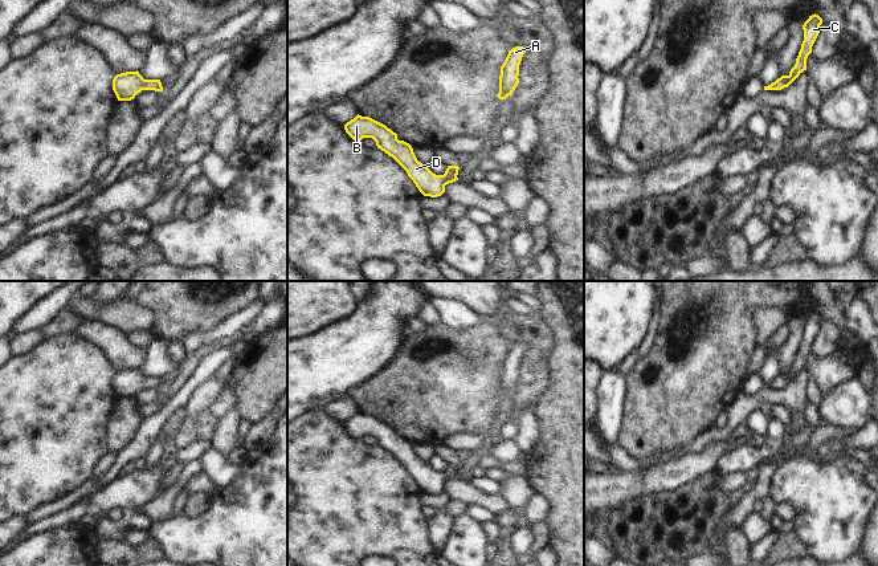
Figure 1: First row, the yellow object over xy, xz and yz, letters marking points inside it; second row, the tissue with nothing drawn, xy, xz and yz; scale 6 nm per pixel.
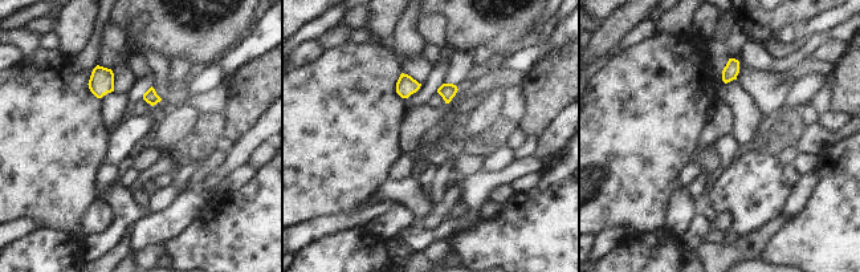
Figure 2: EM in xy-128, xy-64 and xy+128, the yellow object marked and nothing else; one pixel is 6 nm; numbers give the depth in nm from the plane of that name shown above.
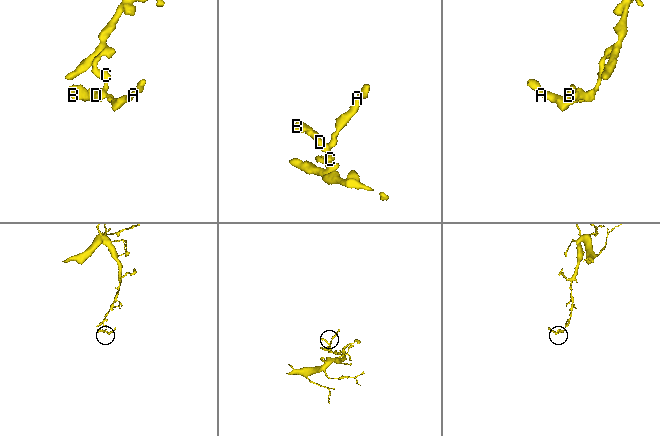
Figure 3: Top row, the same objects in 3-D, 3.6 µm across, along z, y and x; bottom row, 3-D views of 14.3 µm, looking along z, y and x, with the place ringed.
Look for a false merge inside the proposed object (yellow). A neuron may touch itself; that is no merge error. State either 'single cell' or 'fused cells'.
single cell

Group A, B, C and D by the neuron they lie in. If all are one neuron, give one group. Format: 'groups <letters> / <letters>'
groups A B C D

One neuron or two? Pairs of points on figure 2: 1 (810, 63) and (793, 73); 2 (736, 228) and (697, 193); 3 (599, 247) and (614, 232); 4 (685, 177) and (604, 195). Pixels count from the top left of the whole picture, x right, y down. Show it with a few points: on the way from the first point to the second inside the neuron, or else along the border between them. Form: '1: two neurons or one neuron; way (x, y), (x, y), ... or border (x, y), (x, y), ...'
1: one neuron; way (806, 65), (797, 70)
2: two neurons; border (705, 193), (701, 203)
3: one neuron; way (603, 243), (610, 236)
4: two neurons; border (691, 161), (681, 169), (677, 185)

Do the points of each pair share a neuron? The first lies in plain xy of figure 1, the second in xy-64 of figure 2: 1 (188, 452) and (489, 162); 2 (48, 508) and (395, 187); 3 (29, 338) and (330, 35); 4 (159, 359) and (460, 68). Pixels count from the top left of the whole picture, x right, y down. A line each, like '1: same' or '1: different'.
1: different
2: same
3: different
4: different

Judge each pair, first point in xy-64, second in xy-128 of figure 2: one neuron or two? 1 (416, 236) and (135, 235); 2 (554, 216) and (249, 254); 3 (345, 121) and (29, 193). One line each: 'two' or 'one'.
1: one
2: one
3: one

